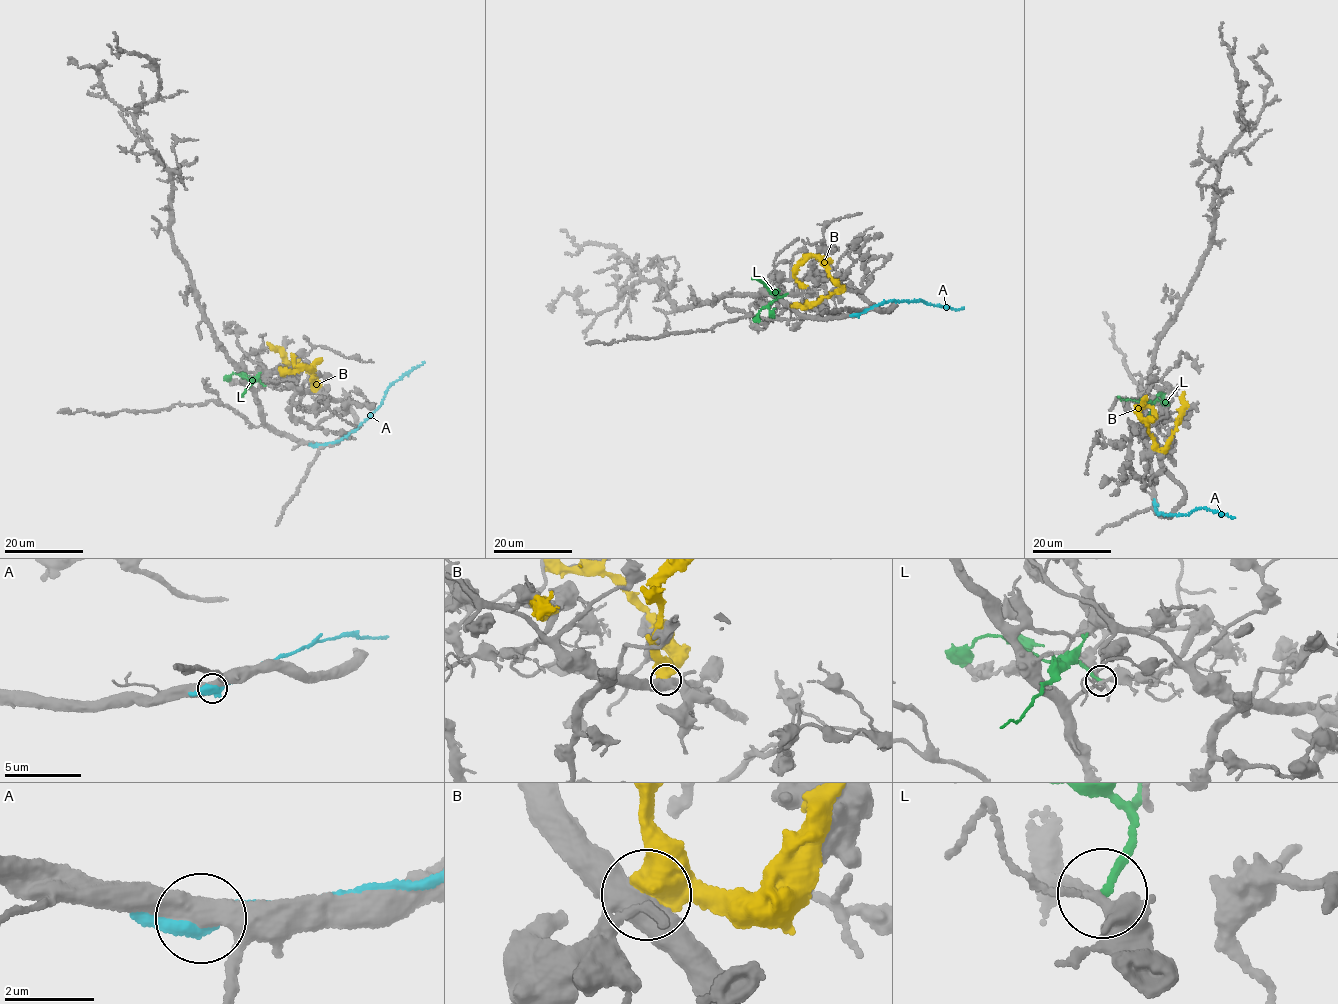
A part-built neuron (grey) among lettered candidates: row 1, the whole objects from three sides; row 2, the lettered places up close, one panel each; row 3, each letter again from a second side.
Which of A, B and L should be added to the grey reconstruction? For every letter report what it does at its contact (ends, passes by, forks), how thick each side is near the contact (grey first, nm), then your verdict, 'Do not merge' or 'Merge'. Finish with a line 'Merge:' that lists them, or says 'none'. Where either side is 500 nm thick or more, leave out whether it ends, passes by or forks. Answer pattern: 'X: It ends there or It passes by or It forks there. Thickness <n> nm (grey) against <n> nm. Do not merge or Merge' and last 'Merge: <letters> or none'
A: Thickness 550 nm (grey) against 360 nm. Do not merge
B: Thickness 440 nm (grey) against 550 nm. Do not merge
L: It ends there. Thickness 180 nm (grey) against 180 nm. Do not merge
Merge: none

